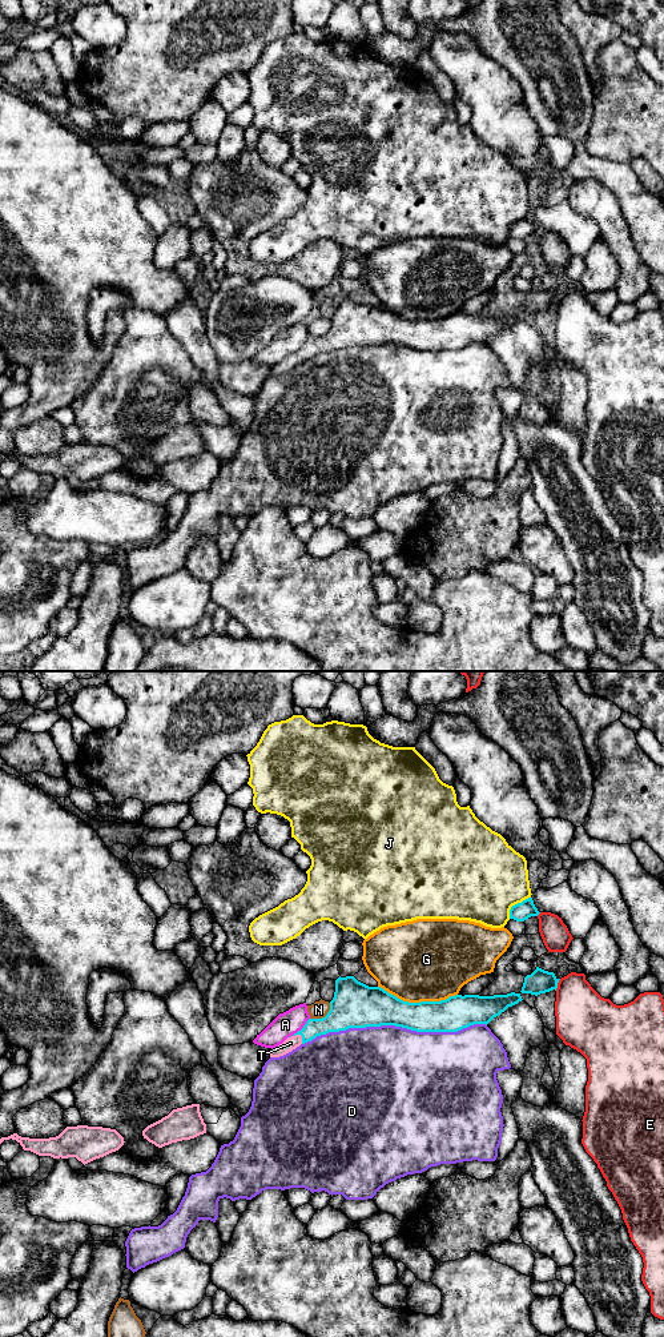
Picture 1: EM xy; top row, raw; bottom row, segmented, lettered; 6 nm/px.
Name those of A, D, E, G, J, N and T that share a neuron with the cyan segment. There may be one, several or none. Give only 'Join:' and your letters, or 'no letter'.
Join: T

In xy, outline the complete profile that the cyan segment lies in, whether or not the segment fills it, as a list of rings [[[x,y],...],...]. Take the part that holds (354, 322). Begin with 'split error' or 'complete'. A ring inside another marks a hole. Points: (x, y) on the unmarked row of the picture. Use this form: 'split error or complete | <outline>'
split error | [[[339,294],[327,333],[309,337],[301,349],[273,366],[270,376],[283,374],[317,354],[349,346],[395,344],[416,350],[458,350],[474,342],[487,344],[522,318],[520,312],[511,310],[494,314],[455,313],[440,320],[409,321],[381,305],[369,305],[354,294]]]

